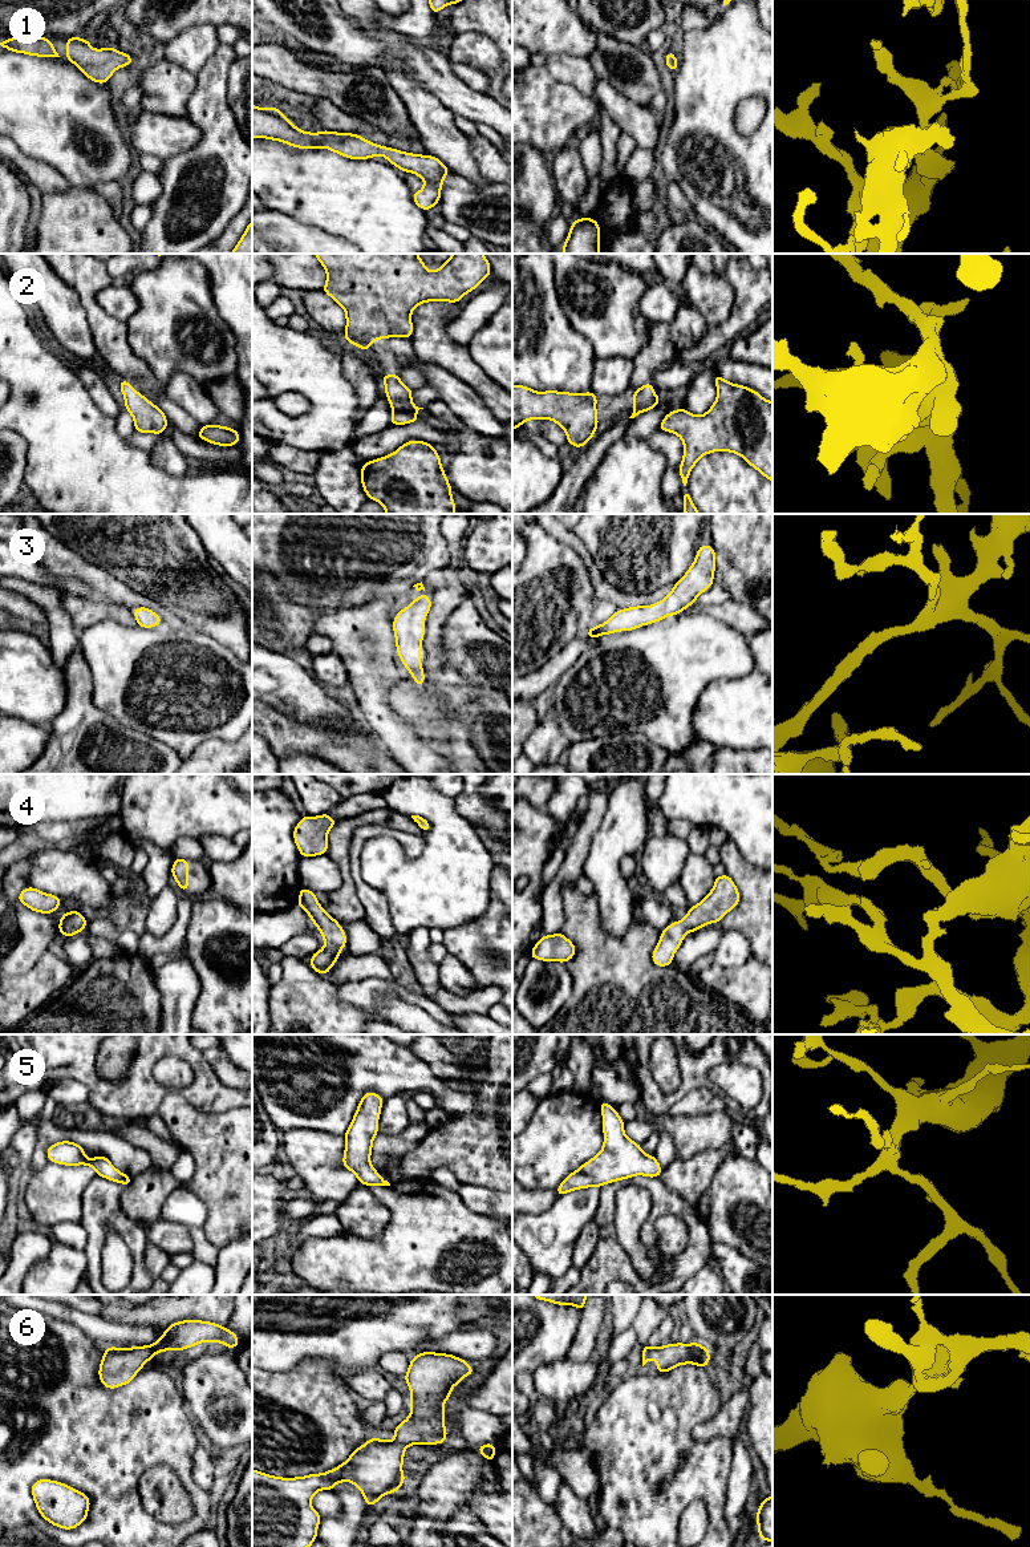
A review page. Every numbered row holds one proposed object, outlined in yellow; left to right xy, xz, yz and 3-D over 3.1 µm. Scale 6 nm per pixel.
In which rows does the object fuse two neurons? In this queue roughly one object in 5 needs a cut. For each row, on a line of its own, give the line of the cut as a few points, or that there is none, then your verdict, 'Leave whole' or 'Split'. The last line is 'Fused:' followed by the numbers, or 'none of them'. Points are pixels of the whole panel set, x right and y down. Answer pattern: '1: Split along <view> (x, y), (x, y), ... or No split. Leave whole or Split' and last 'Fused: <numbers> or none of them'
1: No split. Leave whole
2: No split. Leave whole
3: No split. Leave whole
4: No split. Leave whole
5: No split. Leave whole
6: No split. Leave whole
Fused: none of them

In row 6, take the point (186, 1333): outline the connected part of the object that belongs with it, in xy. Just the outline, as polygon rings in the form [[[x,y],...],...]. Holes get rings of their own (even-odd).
[[[182,1320],[166,1328],[157,1343],[145,1346],[115,1348],[106,1346],[98,1377],[106,1389],[115,1389],[130,1384],[134,1376],[143,1369],[143,1364],[159,1352],[184,1350],[200,1343],[222,1343],[235,1349],[239,1339],[226,1327],[202,1320]]]

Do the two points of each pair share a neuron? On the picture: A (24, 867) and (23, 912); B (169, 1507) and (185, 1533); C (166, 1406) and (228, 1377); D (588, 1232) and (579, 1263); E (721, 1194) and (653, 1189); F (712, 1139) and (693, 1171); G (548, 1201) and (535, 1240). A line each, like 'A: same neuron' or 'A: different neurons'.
A: different neurons
B: different neurons
C: different neurons
D: same neuron
E: different neurons
F: different neurons
G: different neurons

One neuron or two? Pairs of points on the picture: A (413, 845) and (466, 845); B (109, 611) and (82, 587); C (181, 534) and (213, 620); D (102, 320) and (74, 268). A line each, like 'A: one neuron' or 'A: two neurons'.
A: two neurons
B: two neurons
C: one neuron
D: one neuron

